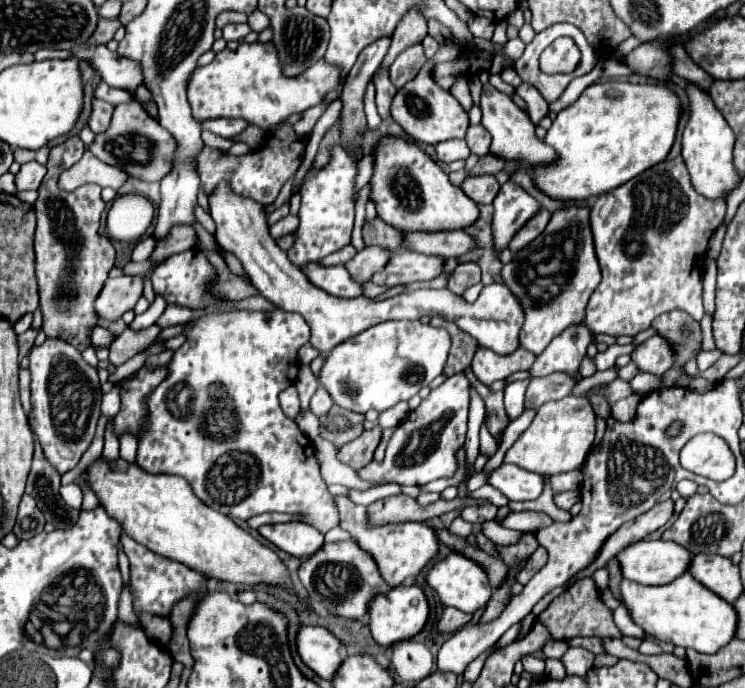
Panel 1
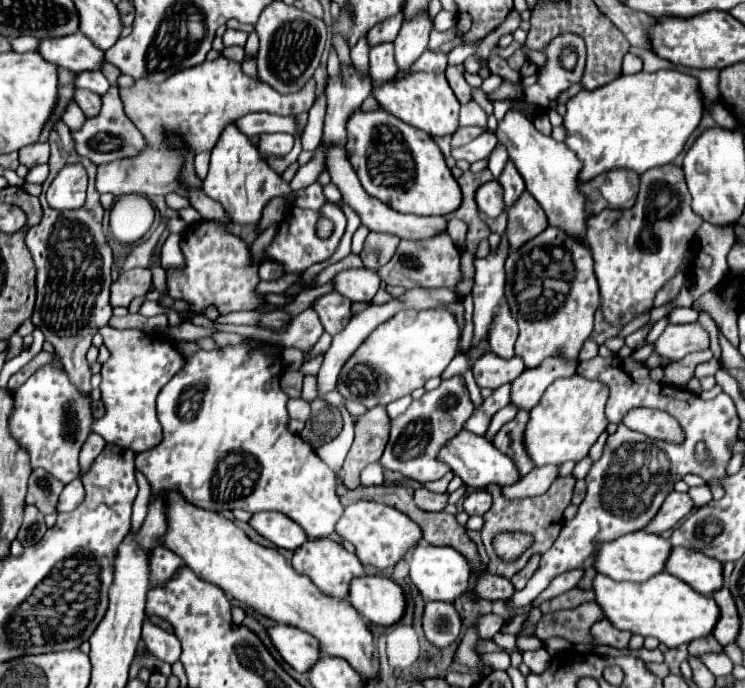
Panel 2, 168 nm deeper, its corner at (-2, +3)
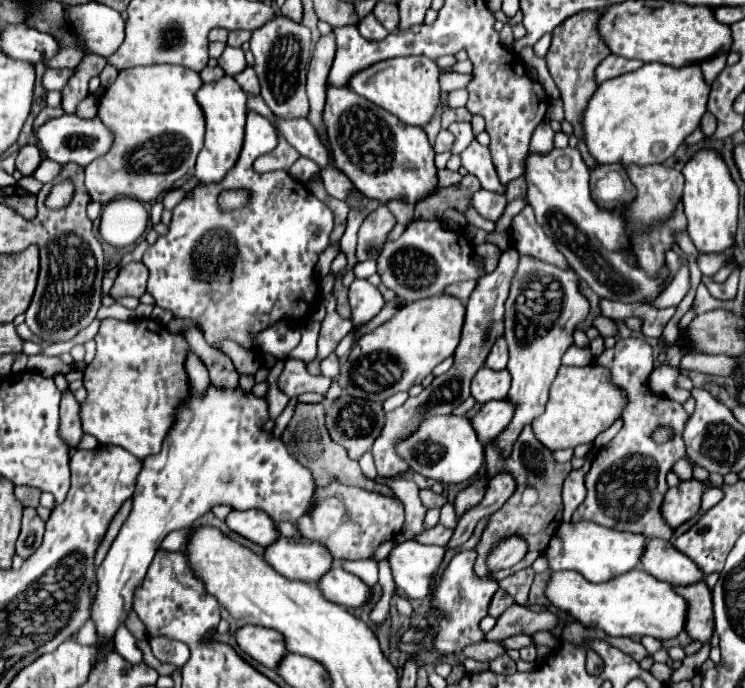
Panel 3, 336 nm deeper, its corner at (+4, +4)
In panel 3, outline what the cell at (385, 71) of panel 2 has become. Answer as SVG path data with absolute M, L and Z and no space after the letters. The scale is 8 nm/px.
M370 12L366 18L360 20L358 30L360 30L360 34L362 34L364 38L368 38L368 40L380 40L380 38L384 38L384 34L388 34L388 32L384 30L384 26L374 18L372 12Z

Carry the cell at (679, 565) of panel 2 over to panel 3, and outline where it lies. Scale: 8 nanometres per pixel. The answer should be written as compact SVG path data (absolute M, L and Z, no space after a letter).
M660 538L646 540L640 566L656 580L668 582L672 586L688 586L704 578L700 568L690 558L680 554L672 542Z

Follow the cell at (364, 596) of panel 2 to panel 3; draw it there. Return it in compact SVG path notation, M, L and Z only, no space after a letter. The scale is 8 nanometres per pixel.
M332 566L328 574L318 580L318 590L326 600L346 608L362 606L370 598L370 588L358 576L340 566Z

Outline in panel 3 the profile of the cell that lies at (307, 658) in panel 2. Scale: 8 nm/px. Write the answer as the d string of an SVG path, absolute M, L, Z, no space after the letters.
M252 624L236 630L236 644L242 654L250 656L252 660L260 662L266 668L276 668L280 656L286 654L284 638L280 638L280 634Z

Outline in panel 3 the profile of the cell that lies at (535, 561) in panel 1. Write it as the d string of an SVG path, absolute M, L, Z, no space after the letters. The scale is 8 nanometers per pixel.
M524 568L508 578L504 578L500 582L500 588L504 592L508 592L516 604L522 604L522 606L530 606L528 604L528 592L530 592L530 584L534 580L534 570L532 568Z

